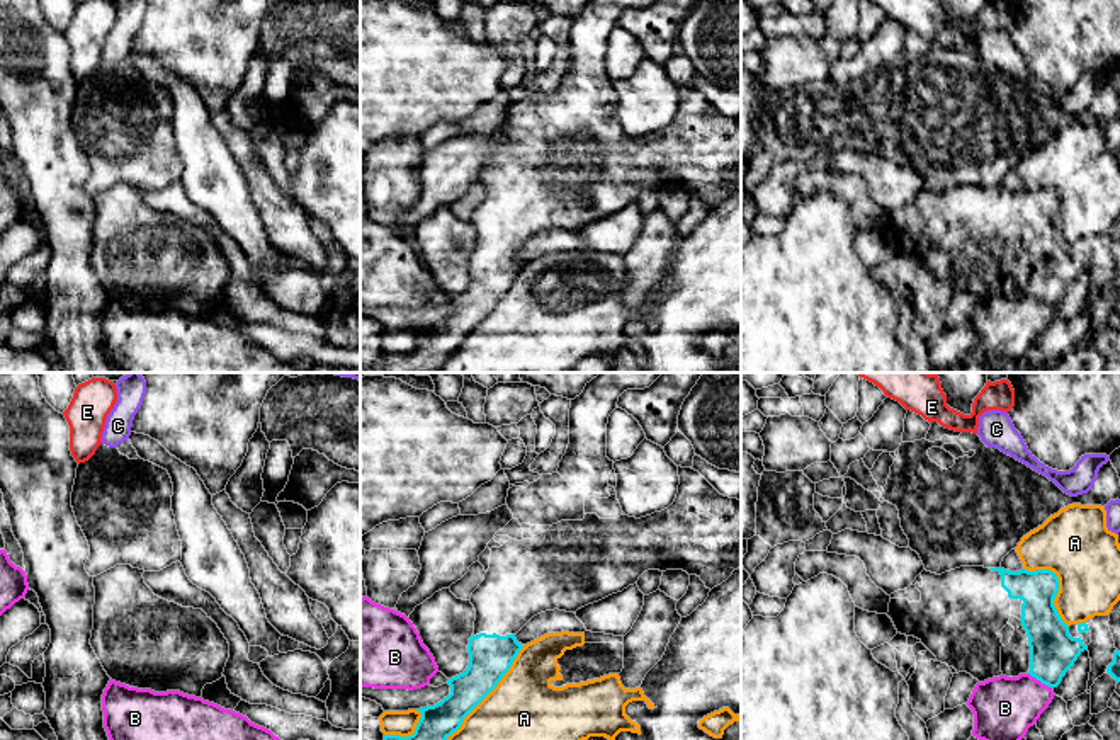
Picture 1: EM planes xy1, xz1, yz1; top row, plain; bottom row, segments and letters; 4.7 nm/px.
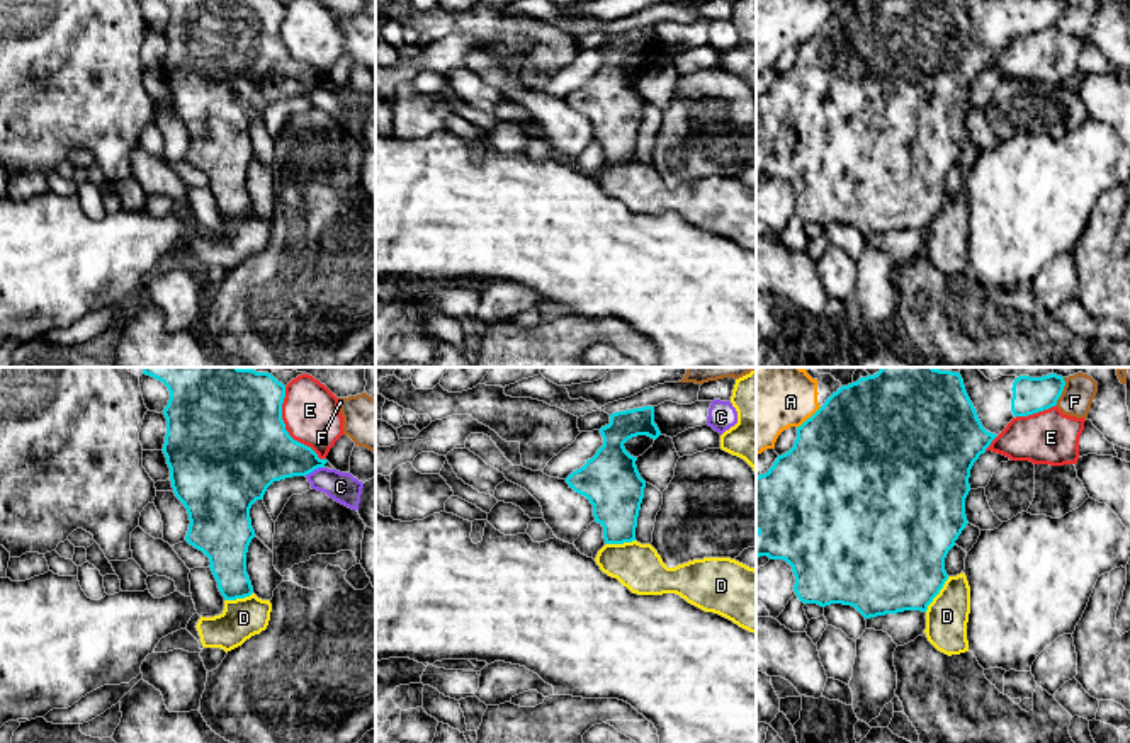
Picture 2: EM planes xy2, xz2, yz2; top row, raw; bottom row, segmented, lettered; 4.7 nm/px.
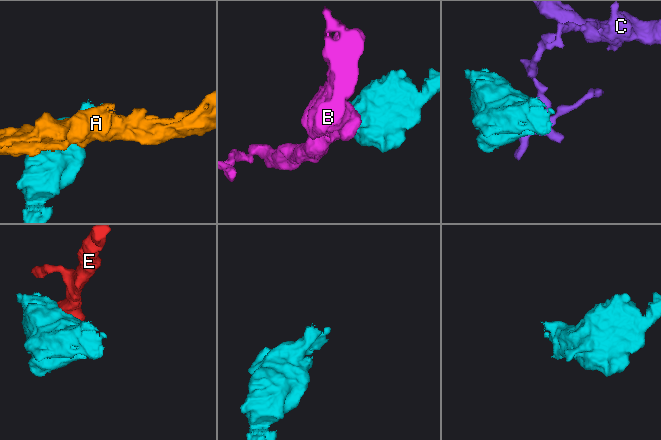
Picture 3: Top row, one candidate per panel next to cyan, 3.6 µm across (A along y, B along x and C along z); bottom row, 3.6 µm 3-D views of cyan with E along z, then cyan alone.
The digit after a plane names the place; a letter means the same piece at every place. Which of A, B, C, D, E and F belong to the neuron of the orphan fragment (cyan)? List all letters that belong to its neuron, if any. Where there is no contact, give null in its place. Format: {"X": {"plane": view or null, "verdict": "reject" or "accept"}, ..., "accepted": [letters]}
{"A": {"plane": "xz1", "verdict": "reject"}, "B": {"plane": "yz1", "verdict": "reject"}, "C": {"plane": "xy2", "verdict": "reject"}, "D": {"plane": "yz2", "verdict": "reject"}, "E": {"plane": "xy2", "verdict": "reject"}, "F": {"plane": "yz2", "verdict": "reject"}, "accepted": []}

